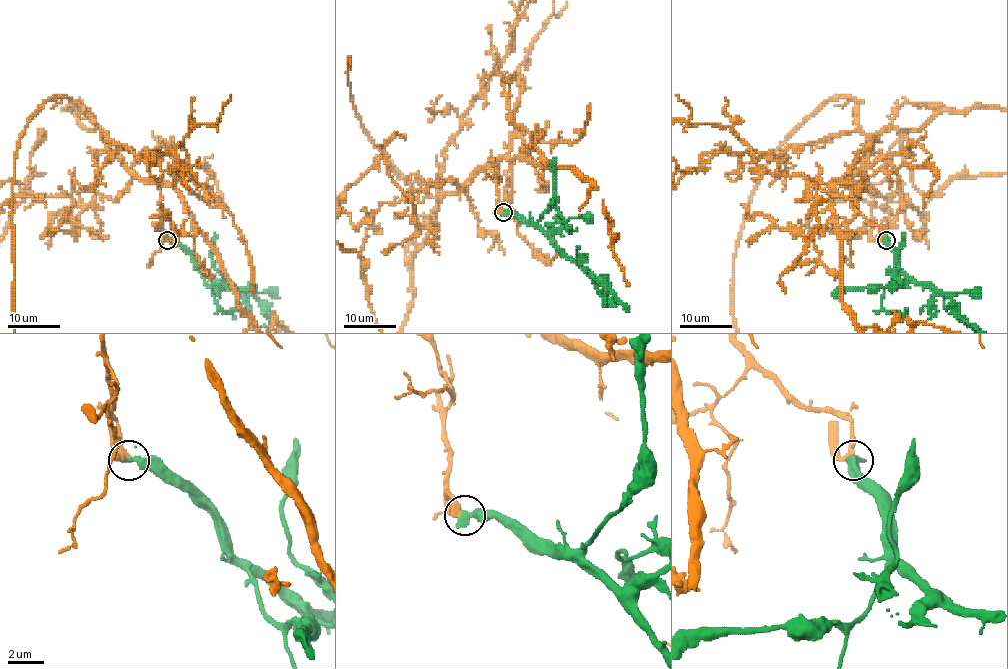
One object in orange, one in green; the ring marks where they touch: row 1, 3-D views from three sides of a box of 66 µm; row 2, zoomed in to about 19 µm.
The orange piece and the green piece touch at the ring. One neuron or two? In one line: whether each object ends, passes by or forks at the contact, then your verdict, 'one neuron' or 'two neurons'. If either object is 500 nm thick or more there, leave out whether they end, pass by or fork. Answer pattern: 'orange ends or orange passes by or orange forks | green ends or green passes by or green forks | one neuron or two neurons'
orange passes by | green ends | one neuron

